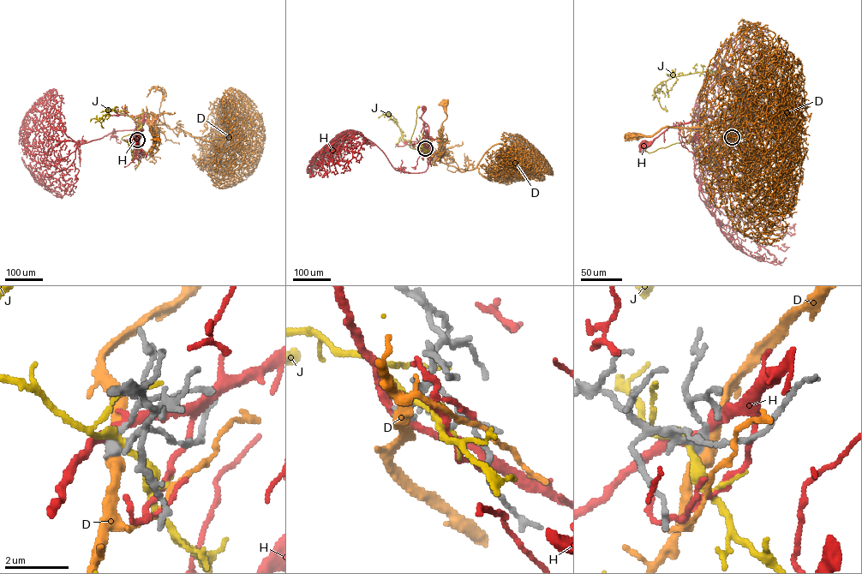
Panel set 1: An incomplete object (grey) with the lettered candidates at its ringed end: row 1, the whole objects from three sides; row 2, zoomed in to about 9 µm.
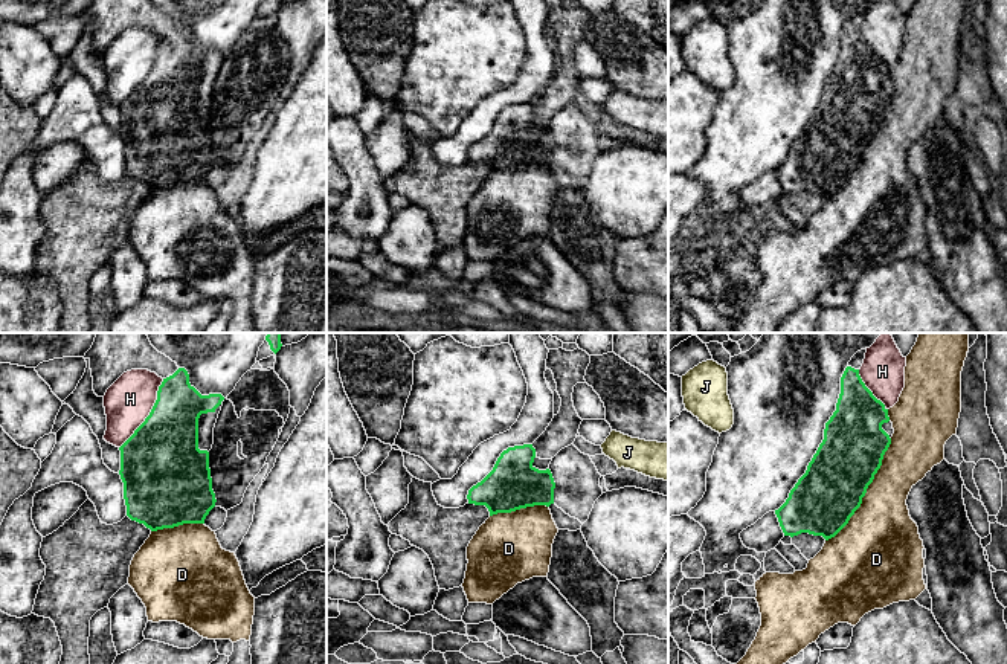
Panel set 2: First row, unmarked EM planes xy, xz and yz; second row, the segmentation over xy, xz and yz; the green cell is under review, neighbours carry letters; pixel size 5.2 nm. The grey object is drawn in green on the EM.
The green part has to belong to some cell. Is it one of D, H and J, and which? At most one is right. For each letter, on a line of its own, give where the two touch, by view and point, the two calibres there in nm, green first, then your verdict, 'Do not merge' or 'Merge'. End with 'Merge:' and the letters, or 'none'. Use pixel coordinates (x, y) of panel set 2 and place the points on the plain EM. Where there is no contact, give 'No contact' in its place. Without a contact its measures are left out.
D: Touches green at yz (865, 150). Thickness 340 nm (green) against 380 nm. Do not merge
H: Touches green at xy (150, 72). Thickness 400 nm (green) against 240 nm. Do not merge
J: No contact. Do not merge
Merge: none

